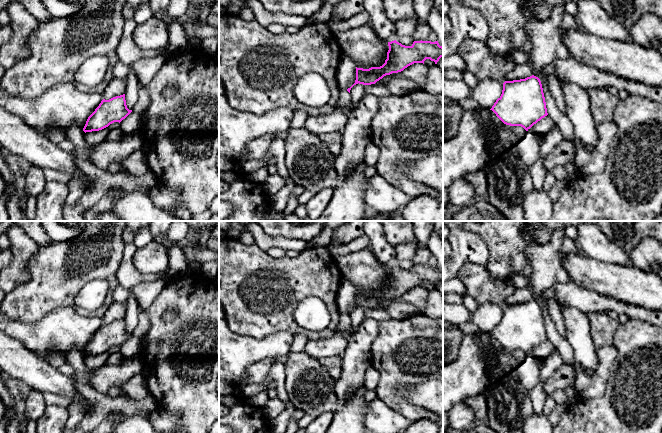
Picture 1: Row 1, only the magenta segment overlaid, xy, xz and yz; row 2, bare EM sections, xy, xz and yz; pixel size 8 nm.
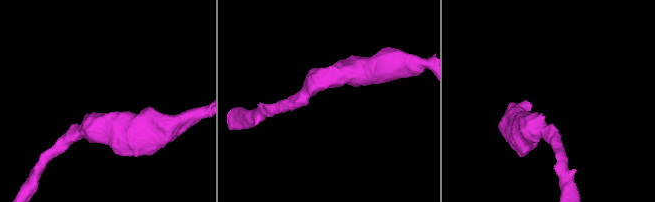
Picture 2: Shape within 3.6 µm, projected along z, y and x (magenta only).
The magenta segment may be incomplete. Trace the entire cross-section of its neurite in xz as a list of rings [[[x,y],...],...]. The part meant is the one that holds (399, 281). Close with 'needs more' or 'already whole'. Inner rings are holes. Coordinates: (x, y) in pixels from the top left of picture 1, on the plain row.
[[[396,264],[388,266],[389,274],[387,283],[380,291],[369,293],[356,291],[355,307],[347,314],[340,315],[337,329],[340,335],[348,336],[348,331],[352,328],[351,312],[356,308],[371,309],[382,303],[386,299],[403,295],[414,287],[423,287],[426,283],[434,285],[435,288],[443,281],[443,271],[438,265],[414,265],[411,270],[405,270]]]; needs more

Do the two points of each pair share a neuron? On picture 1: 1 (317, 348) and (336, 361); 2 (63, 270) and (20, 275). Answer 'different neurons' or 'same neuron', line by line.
1: different neurons
2: different neurons

